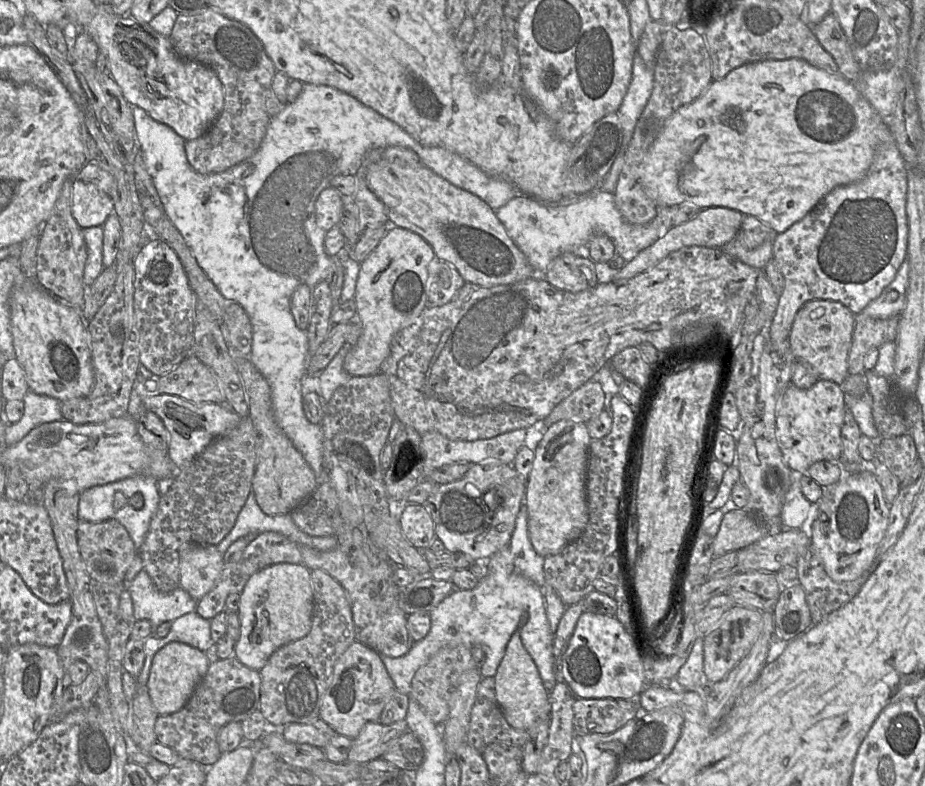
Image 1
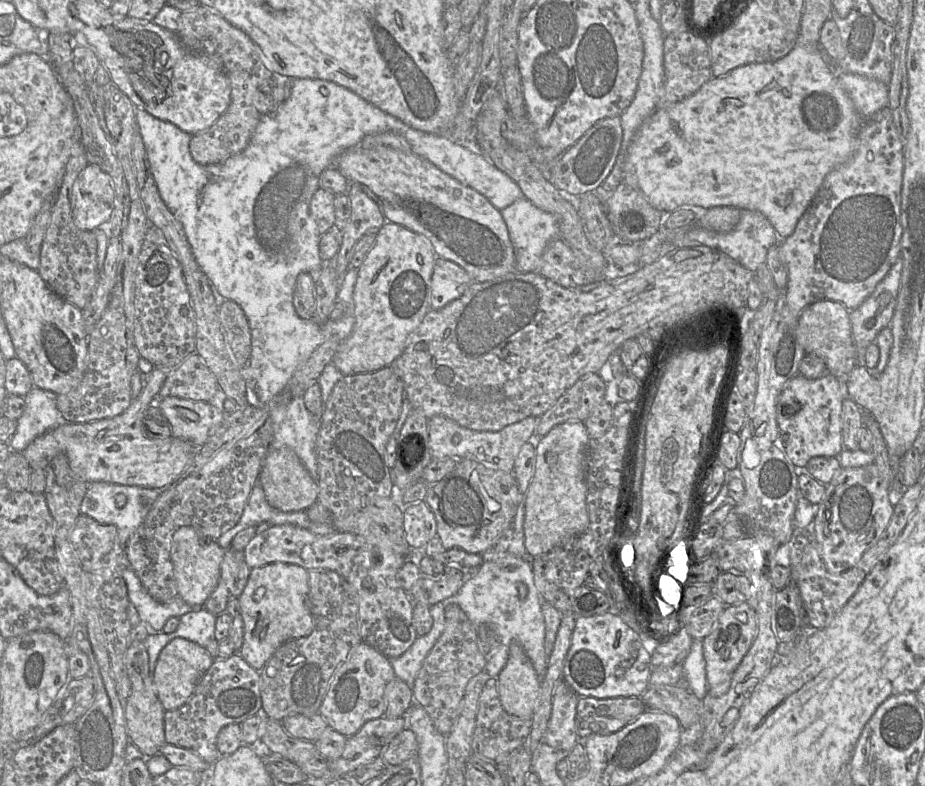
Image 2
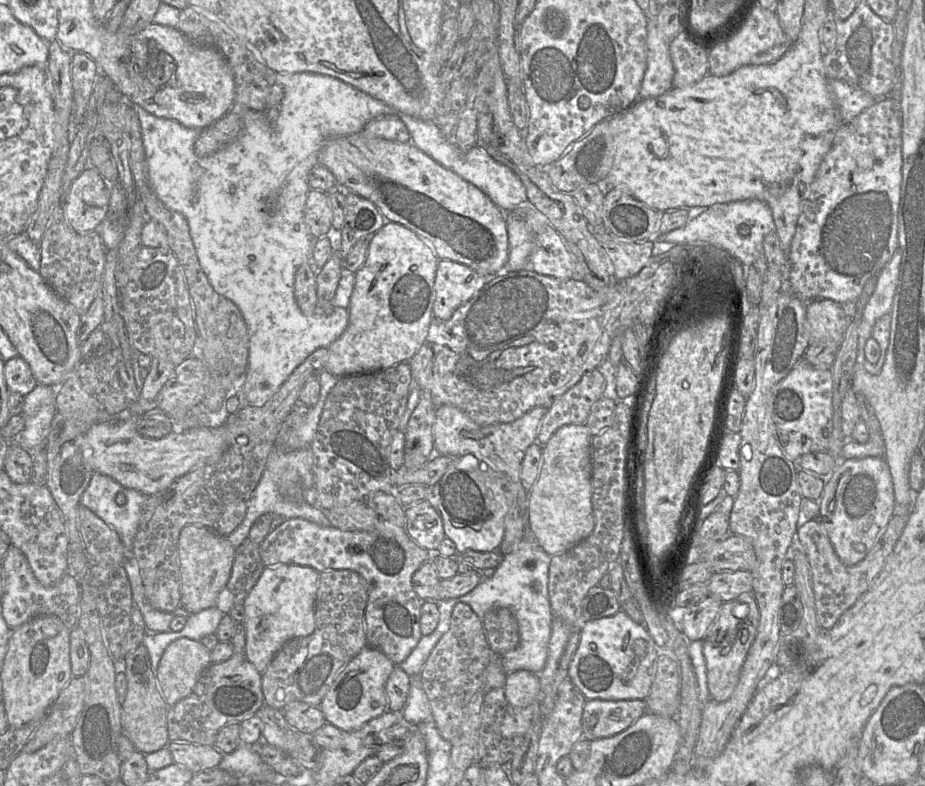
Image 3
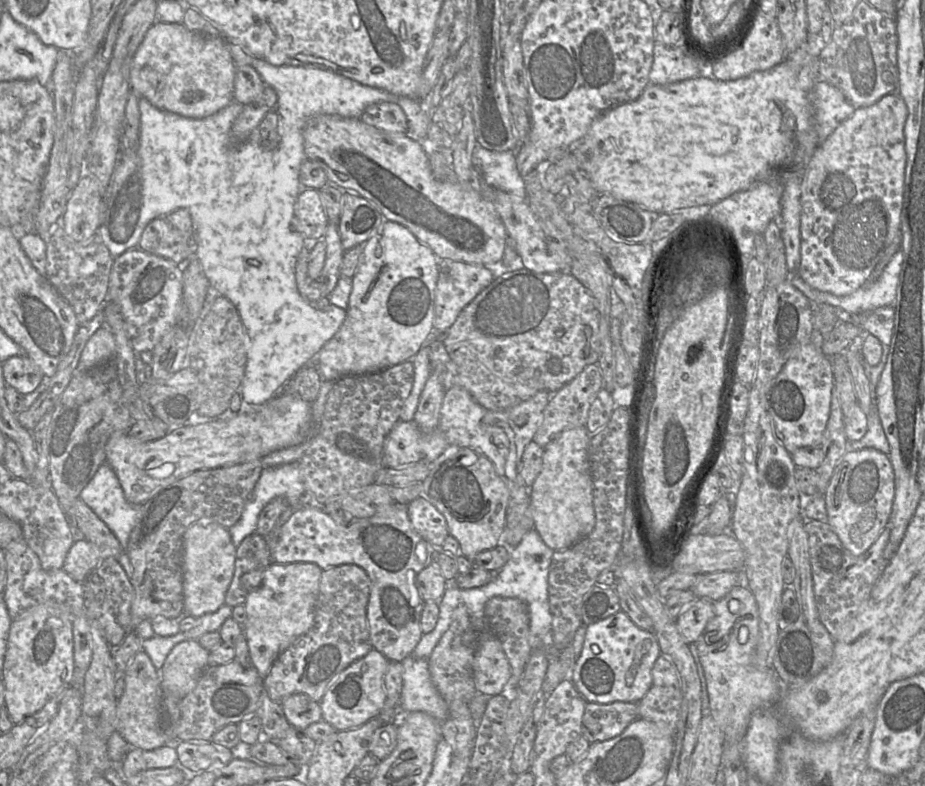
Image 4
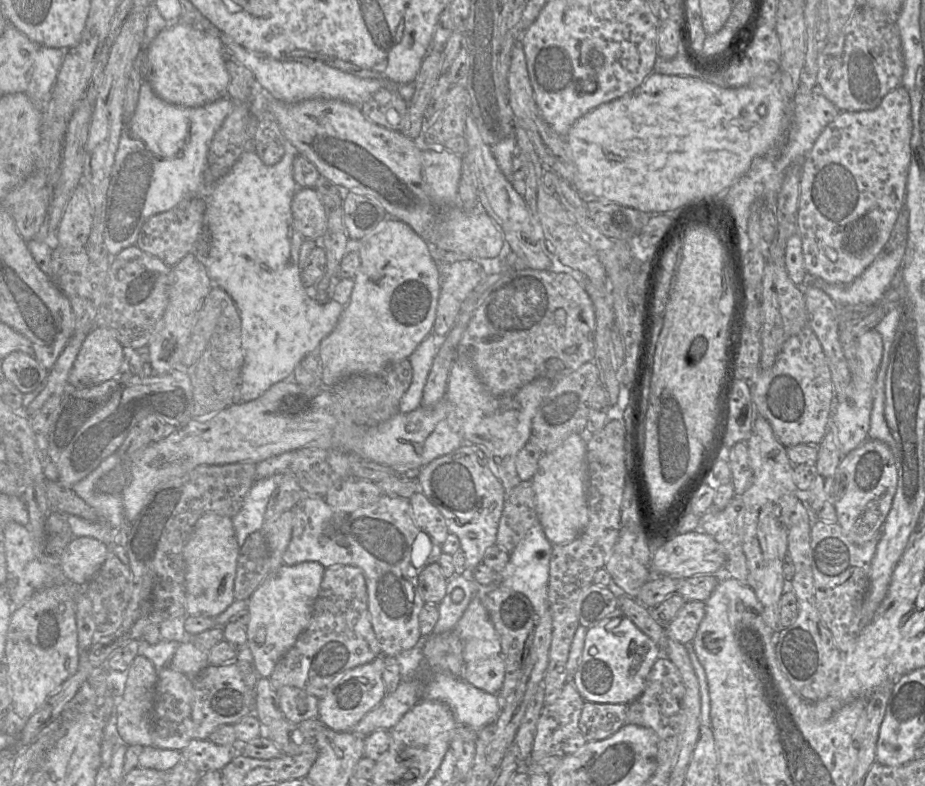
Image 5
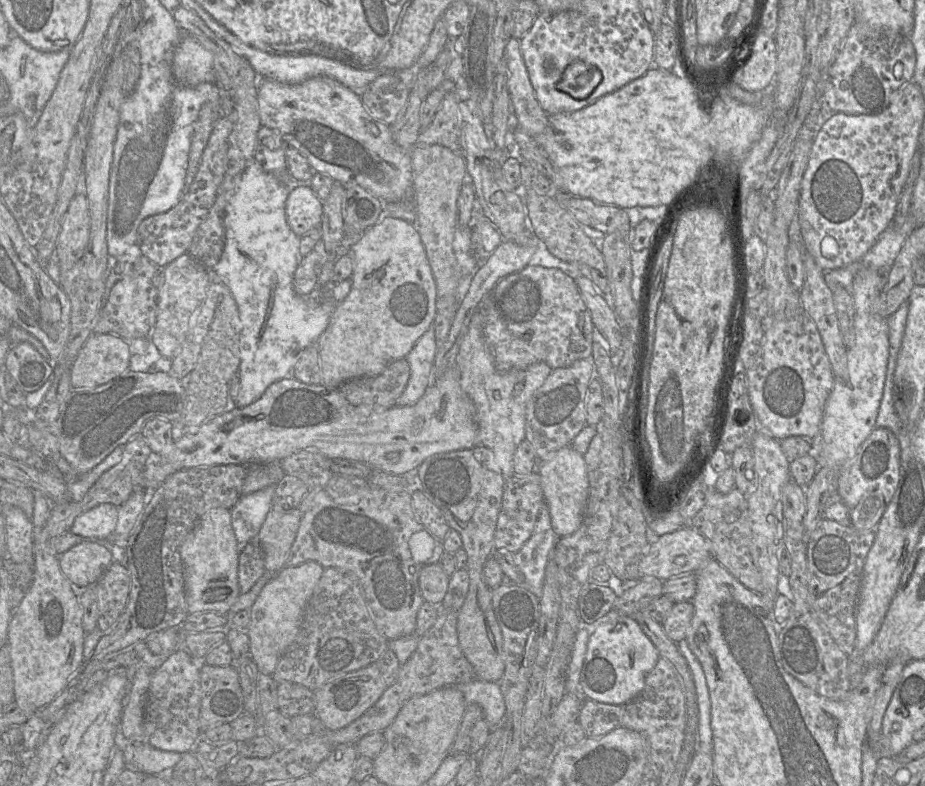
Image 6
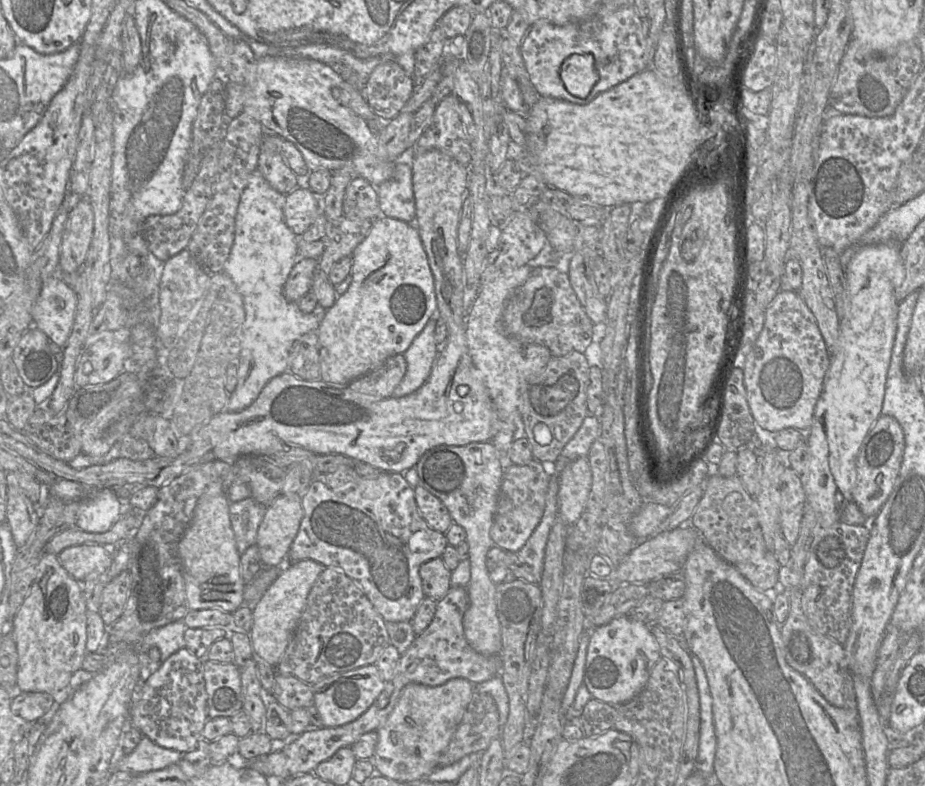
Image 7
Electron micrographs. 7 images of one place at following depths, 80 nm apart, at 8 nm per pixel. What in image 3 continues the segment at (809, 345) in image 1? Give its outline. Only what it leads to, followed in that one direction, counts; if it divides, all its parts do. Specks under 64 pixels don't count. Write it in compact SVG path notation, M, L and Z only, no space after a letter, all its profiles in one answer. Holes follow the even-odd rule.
M831 299L805 303L809 345L814 342L834 342L840 347L850 322L843 305Z

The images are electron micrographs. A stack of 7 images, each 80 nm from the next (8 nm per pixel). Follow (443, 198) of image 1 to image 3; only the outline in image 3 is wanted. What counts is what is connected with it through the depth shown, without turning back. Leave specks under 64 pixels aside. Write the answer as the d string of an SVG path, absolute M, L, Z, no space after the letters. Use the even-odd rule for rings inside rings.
M362 133L331 138L320 151L319 163L335 176L337 188L354 192L371 201L386 221L405 226L417 234L425 244L432 246L439 260L458 262L486 275L504 270L509 250L506 213L495 206L477 187L442 167L411 141L400 143L368 138Z

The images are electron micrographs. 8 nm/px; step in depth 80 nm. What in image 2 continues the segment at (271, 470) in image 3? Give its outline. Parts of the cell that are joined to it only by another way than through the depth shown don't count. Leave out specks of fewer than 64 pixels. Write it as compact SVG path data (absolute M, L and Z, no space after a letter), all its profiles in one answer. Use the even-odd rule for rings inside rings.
M256 483L244 506L241 518L234 527L217 540L218 545L227 550L239 532L261 523L268 523L271 526L293 525L322 536L336 532L333 525L322 525L310 521L305 511L286 513L272 508L266 500L261 485Z

